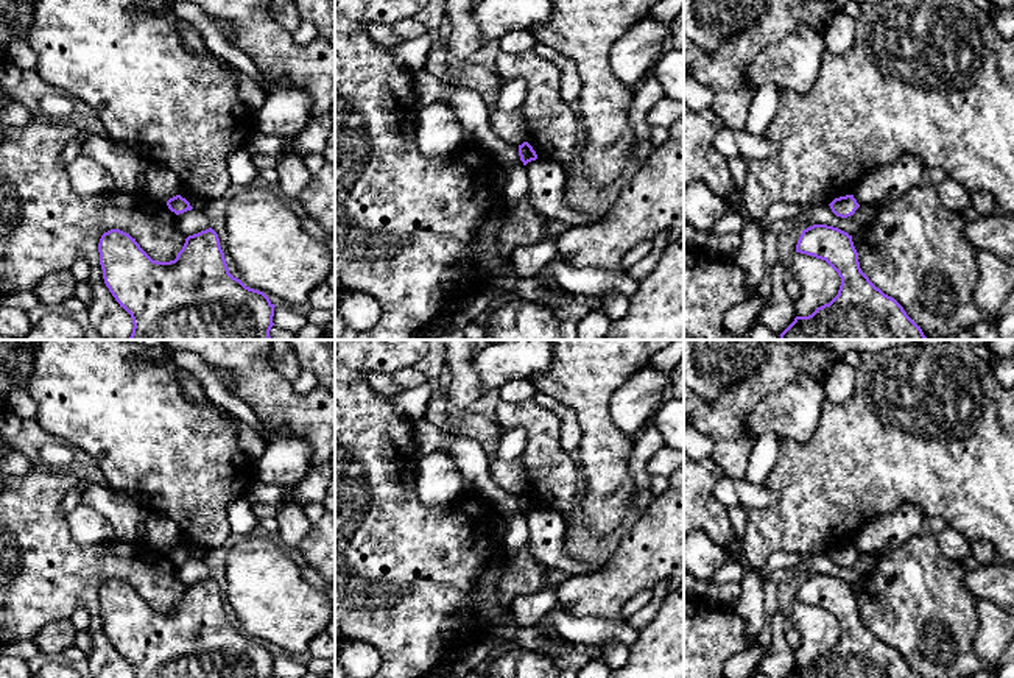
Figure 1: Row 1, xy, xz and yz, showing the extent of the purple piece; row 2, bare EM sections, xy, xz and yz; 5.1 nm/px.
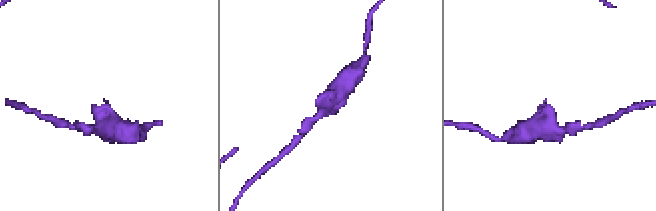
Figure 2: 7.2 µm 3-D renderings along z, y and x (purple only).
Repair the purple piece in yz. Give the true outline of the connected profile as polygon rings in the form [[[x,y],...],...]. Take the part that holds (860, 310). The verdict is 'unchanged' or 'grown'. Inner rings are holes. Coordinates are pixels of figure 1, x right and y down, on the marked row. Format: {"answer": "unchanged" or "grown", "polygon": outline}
{"answer": "unchanged", "polygon": [[[813,224],[802,231],[796,252],[826,260],[841,277],[841,285],[829,304],[818,307],[808,316],[796,316],[780,334],[780,340],[927,340],[903,307],[861,271],[858,252],[847,232],[827,224]]]}

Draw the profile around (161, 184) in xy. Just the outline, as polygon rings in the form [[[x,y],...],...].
[[[148,164],[140,193],[145,193],[154,201],[167,203],[170,198],[179,195],[179,192],[181,181],[174,171],[160,164]]]

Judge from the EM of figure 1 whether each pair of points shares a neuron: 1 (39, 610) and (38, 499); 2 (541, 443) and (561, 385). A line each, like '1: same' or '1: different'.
1: same
2: different

